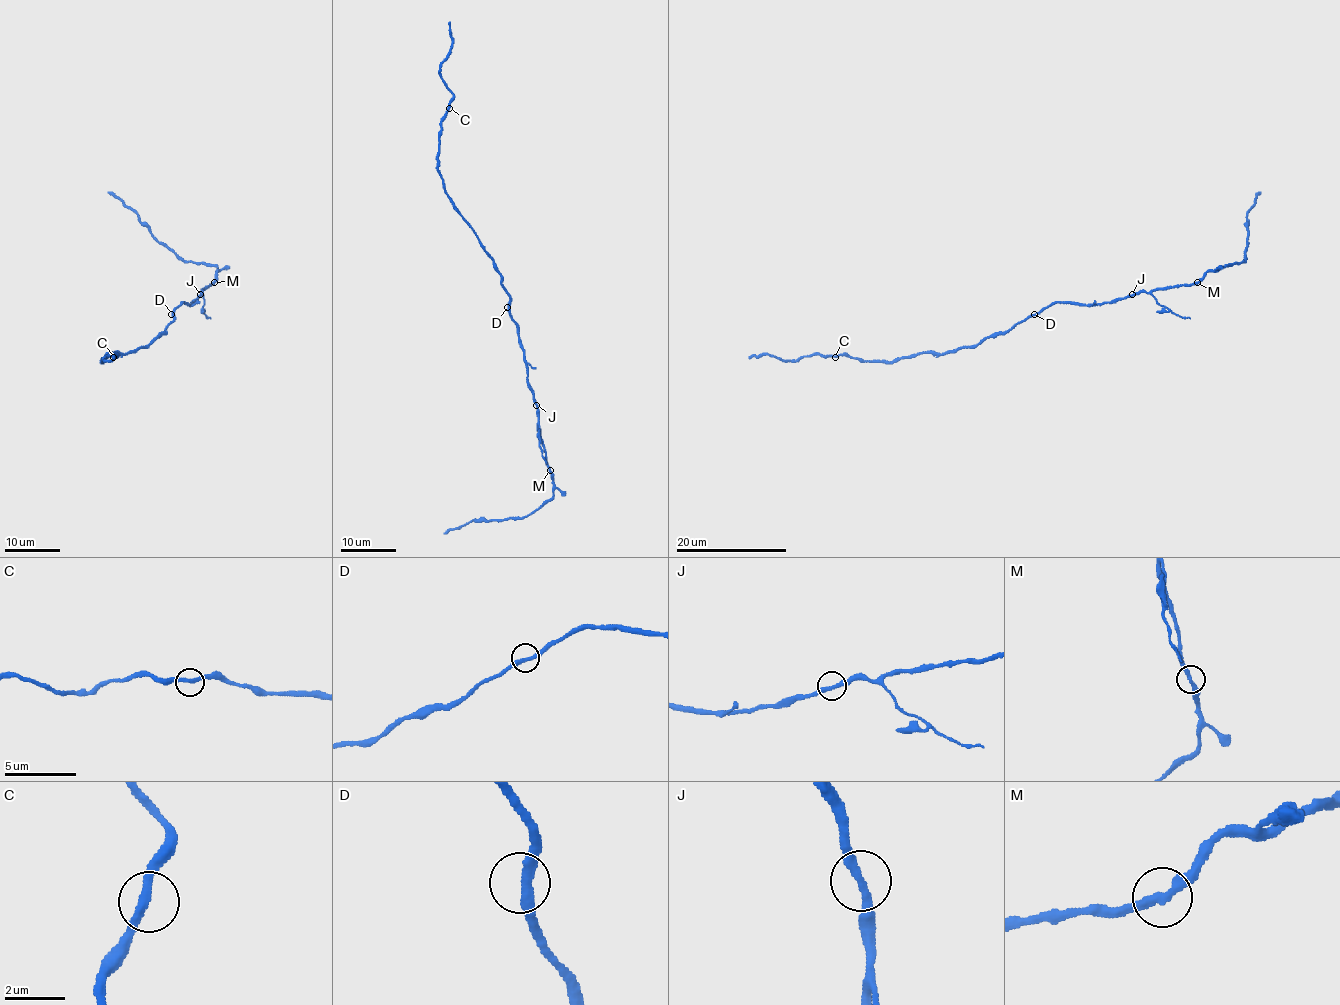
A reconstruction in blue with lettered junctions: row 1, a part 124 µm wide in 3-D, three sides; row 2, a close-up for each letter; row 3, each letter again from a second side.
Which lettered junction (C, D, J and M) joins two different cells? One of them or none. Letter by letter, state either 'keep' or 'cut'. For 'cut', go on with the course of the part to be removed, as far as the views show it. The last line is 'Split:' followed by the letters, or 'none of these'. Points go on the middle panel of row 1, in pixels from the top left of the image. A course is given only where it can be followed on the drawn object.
C: keep
D: keep
J: keep
M: keep
Split: none of these

